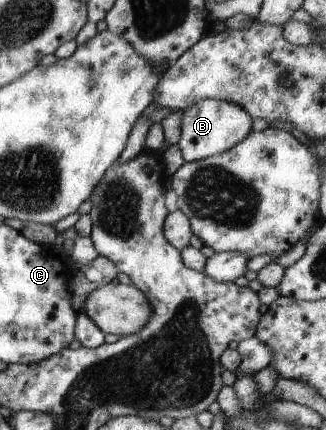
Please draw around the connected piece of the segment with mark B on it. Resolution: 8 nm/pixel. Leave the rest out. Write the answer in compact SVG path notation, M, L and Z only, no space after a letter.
M204 98L181 111L181 128L177 145L184 162L222 153L243 140L251 131L252 116L226 100Z

